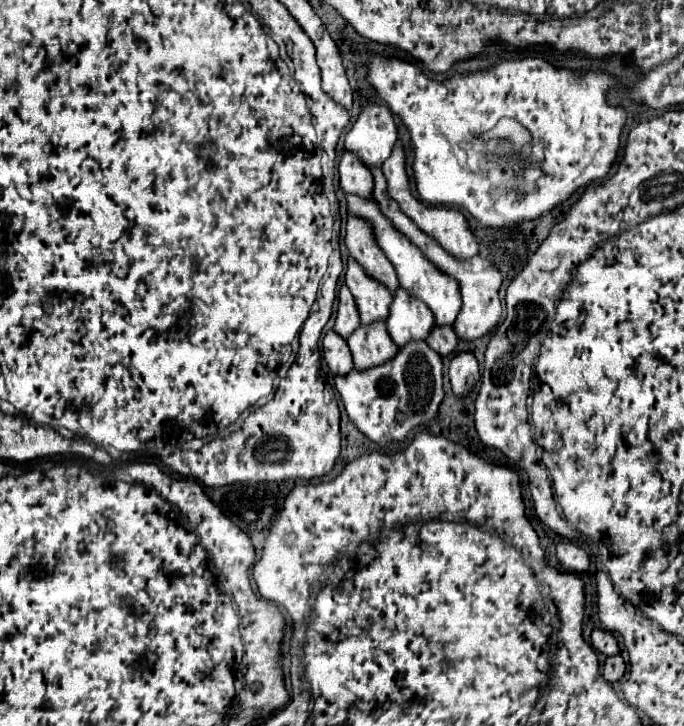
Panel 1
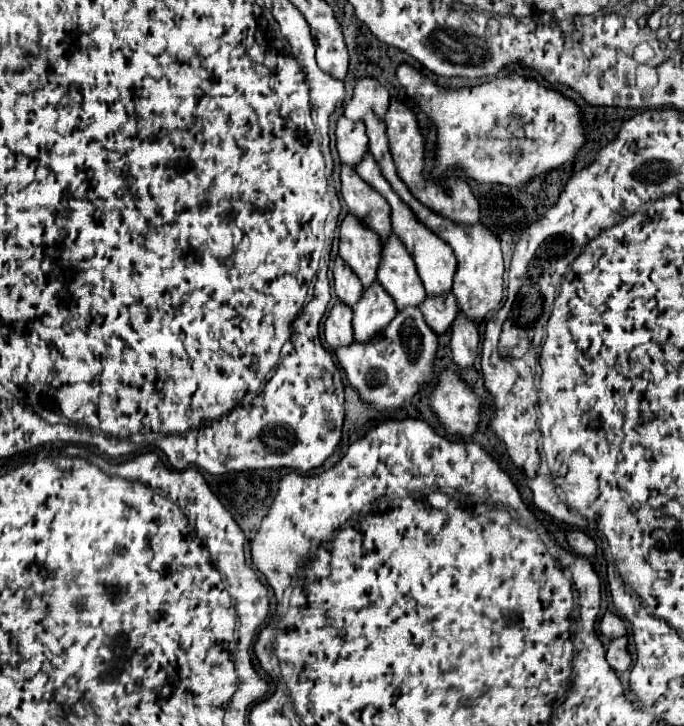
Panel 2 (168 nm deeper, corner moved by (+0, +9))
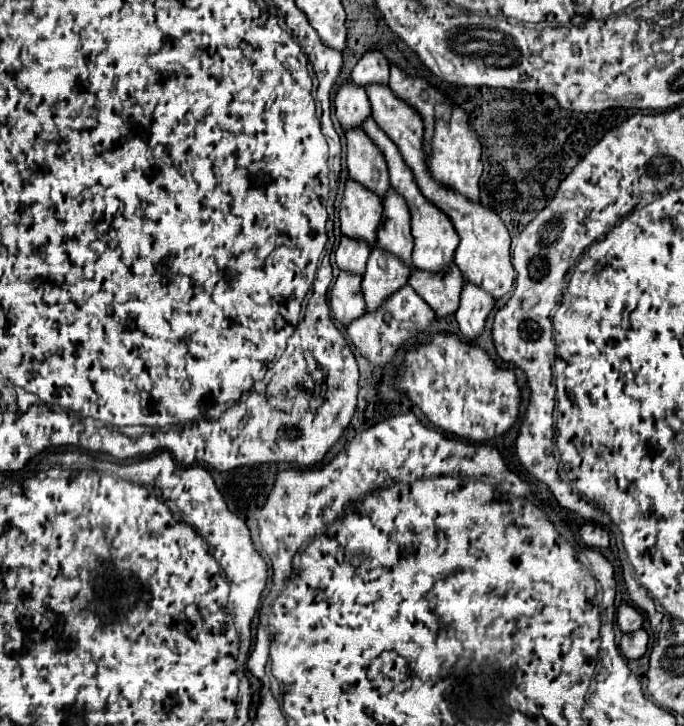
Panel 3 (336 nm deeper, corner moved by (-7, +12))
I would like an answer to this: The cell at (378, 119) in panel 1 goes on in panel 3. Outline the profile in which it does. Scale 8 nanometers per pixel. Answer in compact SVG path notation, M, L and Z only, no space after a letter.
M380 52L364 54L364 58L352 70L352 82L360 88L366 88L370 84L388 86L388 78L390 78L390 64Z

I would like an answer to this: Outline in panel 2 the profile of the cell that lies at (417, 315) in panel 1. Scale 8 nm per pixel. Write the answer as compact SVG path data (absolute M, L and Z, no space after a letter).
M393 231L383 243L377 279L395 299L397 309L419 305L425 299L423 283L417 275L415 263L411 255L407 255L407 249L403 247L403 243L399 243L399 237Z

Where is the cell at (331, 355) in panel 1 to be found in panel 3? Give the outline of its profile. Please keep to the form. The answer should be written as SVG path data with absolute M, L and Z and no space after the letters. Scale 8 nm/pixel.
M340 272L338 280L334 282L330 306L334 320L338 320L342 326L348 326L356 318L360 318L362 312L366 312L360 282L360 276L350 276L348 272Z

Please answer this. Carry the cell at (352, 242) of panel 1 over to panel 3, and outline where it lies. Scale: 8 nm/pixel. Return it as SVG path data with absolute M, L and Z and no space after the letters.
M346 132L346 166L348 178L358 180L360 186L376 192L380 198L390 190L390 180L386 172L386 160L370 140L366 140L364 132Z

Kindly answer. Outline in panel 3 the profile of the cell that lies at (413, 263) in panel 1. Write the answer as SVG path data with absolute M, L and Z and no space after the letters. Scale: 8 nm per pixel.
M366 120L364 128L362 128L368 138L380 148L380 152L386 158L388 164L388 174L390 174L390 186L404 196L408 208L410 208L410 216L412 216L412 236L414 236L414 264L420 270L426 272L444 272L446 268L450 268L454 264L454 252L458 248L458 234L454 232L454 226L450 224L450 220L446 220L446 216L442 216L442 212L438 212L438 208L434 208L432 204L426 204L426 200L422 200L422 192L418 192L418 186L414 184L414 176L410 176L410 170L402 164L402 156L398 156L398 148L394 148L394 144L390 144L390 140L386 140L386 136L382 136L382 130L374 124L374 120Z

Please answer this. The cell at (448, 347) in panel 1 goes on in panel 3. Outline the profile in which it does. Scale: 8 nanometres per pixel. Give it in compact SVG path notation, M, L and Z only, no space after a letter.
M456 266L450 272L442 272L442 276L430 276L430 272L418 270L408 284L428 302L438 318L452 316L458 310L464 280Z

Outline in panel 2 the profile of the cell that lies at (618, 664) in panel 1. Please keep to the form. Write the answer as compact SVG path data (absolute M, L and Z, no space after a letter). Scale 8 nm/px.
M627 637L613 639L607 649L607 663L617 671L623 673L631 665L631 655L627 651Z

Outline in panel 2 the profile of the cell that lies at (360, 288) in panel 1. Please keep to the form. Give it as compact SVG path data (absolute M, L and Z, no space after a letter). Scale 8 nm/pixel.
M347 213L339 227L339 257L357 273L363 287L369 287L377 279L381 239L353 213Z

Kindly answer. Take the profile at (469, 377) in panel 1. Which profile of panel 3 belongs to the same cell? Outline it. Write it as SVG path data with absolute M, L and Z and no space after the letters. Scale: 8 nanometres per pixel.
M464 284L460 296L460 308L456 312L460 336L470 342L478 340L492 308L494 308L492 296L486 296L486 292L482 292L480 288Z

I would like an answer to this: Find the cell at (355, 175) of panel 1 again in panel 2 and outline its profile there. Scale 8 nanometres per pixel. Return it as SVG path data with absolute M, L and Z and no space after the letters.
M341 117L337 121L335 129L337 139L337 151L343 163L347 165L359 165L363 159L363 153L367 151L367 135L365 135L365 123L351 123L347 117Z

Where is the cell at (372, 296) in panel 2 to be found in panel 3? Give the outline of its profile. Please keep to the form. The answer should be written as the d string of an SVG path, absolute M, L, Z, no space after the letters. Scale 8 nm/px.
M374 248L368 258L366 276L362 278L366 310L376 312L394 292L406 286L406 282L406 268L402 268L394 256L386 256L386 252L378 252L378 248Z

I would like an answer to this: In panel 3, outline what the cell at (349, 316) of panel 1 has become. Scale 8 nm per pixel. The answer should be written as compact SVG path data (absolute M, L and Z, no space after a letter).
M342 236L338 250L336 250L336 264L344 272L362 276L366 272L368 256L370 256L370 248L366 248L366 244L362 244L360 240L350 240Z

